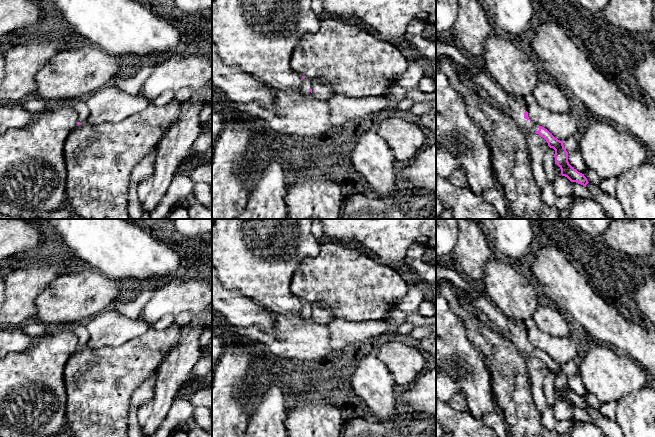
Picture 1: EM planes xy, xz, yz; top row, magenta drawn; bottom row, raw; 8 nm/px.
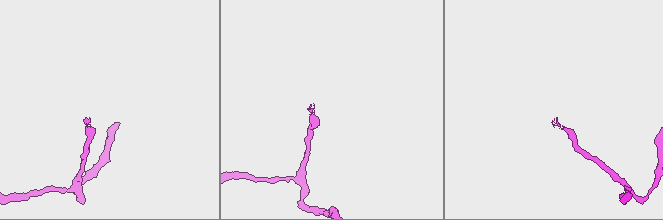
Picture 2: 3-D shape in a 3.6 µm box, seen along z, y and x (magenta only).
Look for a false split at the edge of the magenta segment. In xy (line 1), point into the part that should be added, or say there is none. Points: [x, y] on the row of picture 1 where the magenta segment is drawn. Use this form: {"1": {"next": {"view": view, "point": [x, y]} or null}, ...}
{"1": {"next": null}}

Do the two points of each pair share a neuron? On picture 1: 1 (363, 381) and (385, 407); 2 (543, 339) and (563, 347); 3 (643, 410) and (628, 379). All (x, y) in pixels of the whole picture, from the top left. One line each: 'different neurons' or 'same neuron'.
1: same neuron
2: same neuron
3: different neurons

